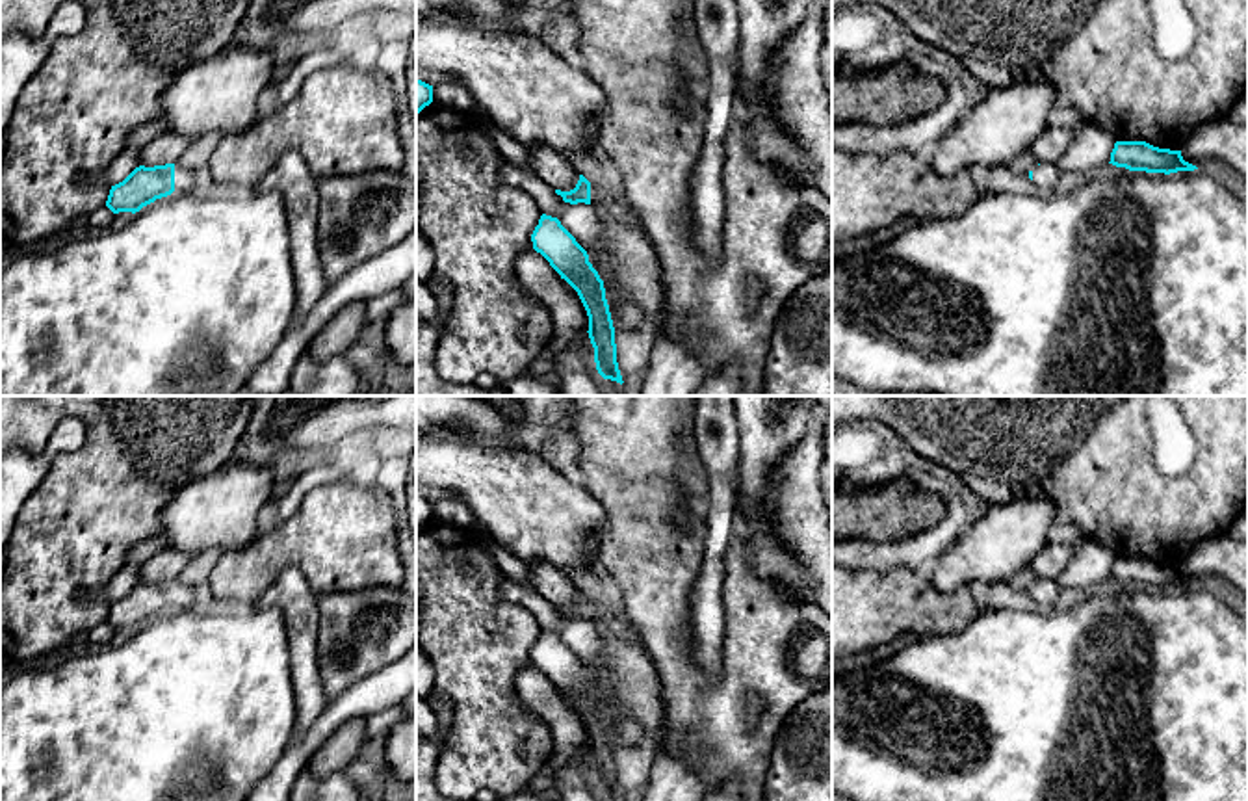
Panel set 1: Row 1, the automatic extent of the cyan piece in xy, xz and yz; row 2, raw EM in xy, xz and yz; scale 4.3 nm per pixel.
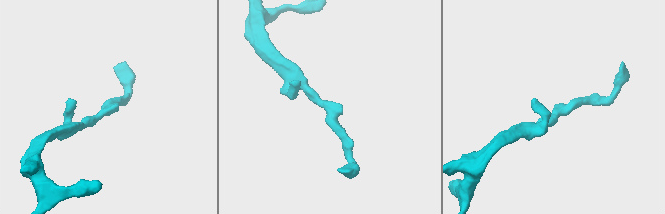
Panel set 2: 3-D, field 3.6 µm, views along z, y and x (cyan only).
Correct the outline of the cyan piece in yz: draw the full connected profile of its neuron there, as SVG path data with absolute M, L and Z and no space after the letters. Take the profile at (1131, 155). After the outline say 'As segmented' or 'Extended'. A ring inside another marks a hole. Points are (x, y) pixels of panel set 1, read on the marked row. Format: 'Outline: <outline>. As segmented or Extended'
Outline: M1116 141L1109 164L1129 171L1164 175L1198 169L1183 160L1181 151L1159 149L1146 141Z. As segmented

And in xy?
Outline: M175 162L154 167L136 167L123 182L111 186L106 206L113 214L136 214L143 206L171 193L204 197L204 191L197 188L193 169L186 169Z. Extended

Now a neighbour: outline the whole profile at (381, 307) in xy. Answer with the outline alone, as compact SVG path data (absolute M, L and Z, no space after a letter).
M401 286L366 301L366 325L386 320L405 301L407 295Z

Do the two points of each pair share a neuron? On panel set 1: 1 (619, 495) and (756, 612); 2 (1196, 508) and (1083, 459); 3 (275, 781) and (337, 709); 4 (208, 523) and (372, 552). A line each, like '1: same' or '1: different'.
1: same
2: same
3: same
4: different

